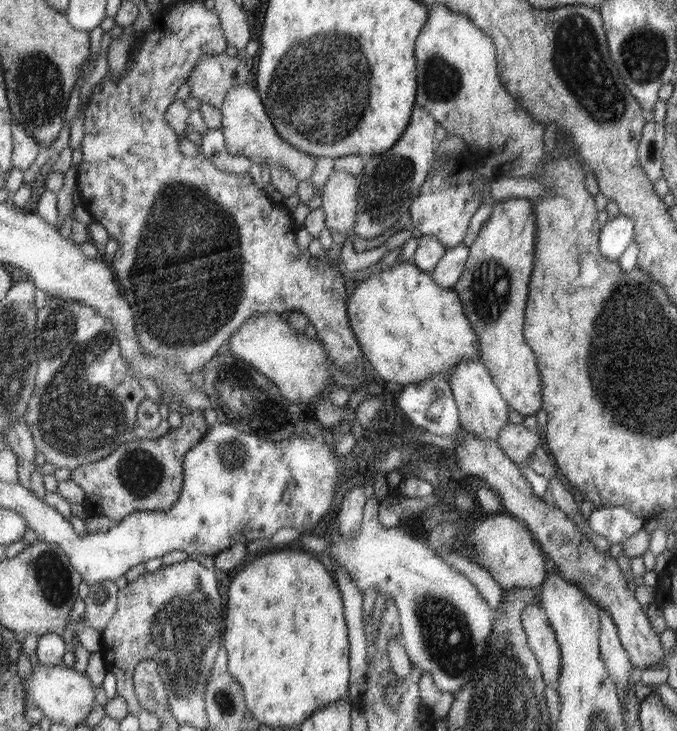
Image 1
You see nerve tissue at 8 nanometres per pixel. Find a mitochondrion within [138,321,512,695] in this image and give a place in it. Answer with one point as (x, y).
(448, 640)

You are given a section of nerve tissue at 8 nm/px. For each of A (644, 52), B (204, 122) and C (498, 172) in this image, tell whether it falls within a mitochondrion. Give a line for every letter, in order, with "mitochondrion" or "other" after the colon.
A: mitochondrion
B: other
C: other

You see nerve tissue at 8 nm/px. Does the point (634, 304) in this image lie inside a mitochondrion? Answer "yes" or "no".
yes

